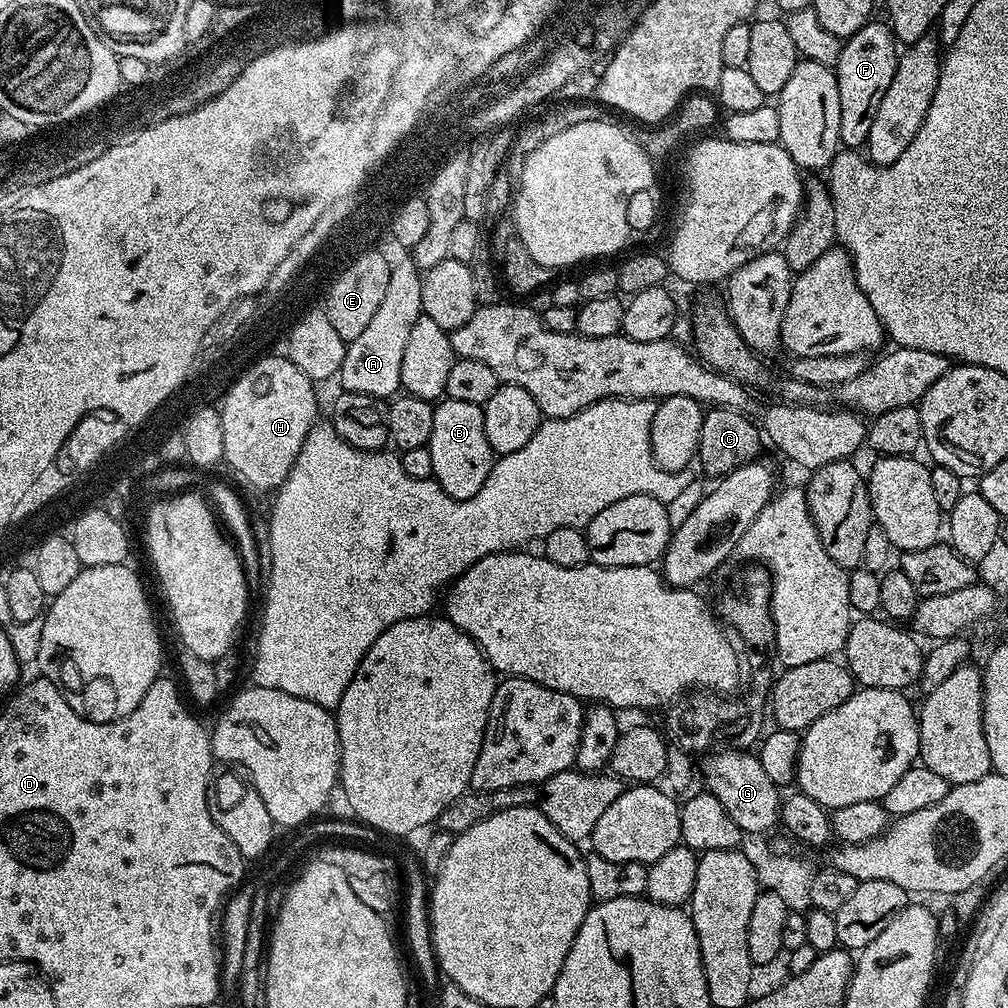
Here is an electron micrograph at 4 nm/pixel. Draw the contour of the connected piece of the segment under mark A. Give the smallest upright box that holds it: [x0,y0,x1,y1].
[338,258,422,398]

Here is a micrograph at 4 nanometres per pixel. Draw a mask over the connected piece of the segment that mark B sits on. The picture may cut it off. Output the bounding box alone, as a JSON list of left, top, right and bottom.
[426,399,494,500]

